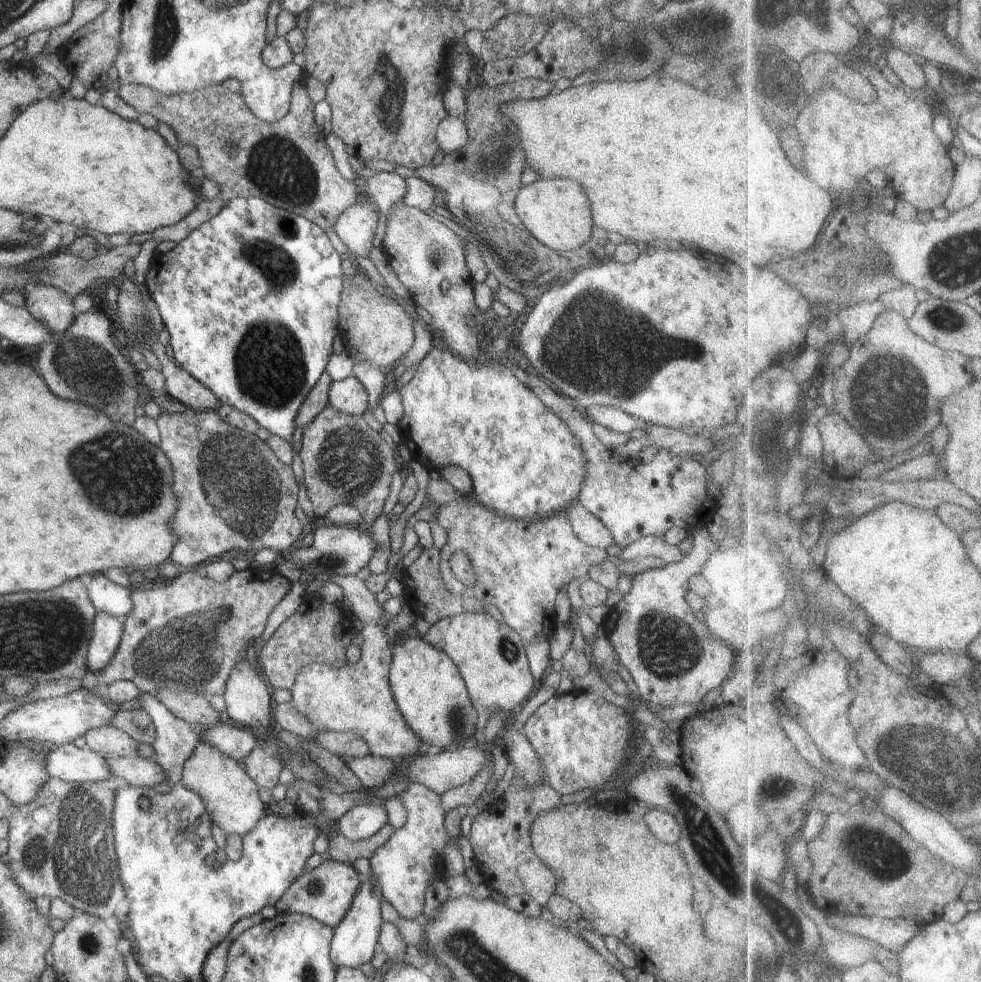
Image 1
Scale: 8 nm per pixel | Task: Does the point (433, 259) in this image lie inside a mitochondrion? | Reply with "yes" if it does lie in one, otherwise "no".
yes

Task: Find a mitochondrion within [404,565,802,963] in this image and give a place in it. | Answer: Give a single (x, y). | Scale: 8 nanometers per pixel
(711, 848)

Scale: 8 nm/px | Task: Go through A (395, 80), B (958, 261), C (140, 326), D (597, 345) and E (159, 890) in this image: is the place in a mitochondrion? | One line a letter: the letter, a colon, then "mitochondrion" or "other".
A: mitochondrion
B: mitochondrion
C: mitochondrion
D: mitochondrion
E: other

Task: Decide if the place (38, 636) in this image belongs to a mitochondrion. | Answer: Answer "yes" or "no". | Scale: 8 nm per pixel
yes

